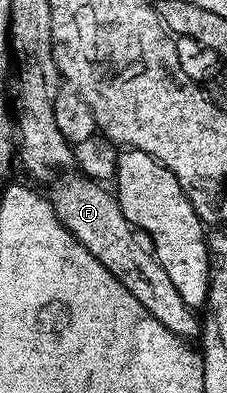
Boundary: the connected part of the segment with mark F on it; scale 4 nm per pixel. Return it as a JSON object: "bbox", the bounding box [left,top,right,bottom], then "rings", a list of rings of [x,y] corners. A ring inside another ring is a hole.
{"bbox":[50,173,201,341],"rings":[[[72,173],[61,174],[51,184],[53,187],[50,202],[60,224],[118,282],[126,285],[126,289],[130,289],[130,293],[134,293],[138,301],[142,301],[142,309],[146,309],[150,317],[162,321],[162,325],[166,325],[170,333],[180,336],[185,341],[191,340],[191,335],[192,338],[199,336],[201,320],[197,312],[188,307],[186,301],[182,301],[182,296],[179,295],[178,289],[174,289],[170,276],[166,274],[166,269],[162,269],[151,246],[143,238],[138,237],[132,224],[126,221],[115,194],[109,188],[107,191],[104,188],[107,186],[103,182],[79,173],[68,174]]]}

